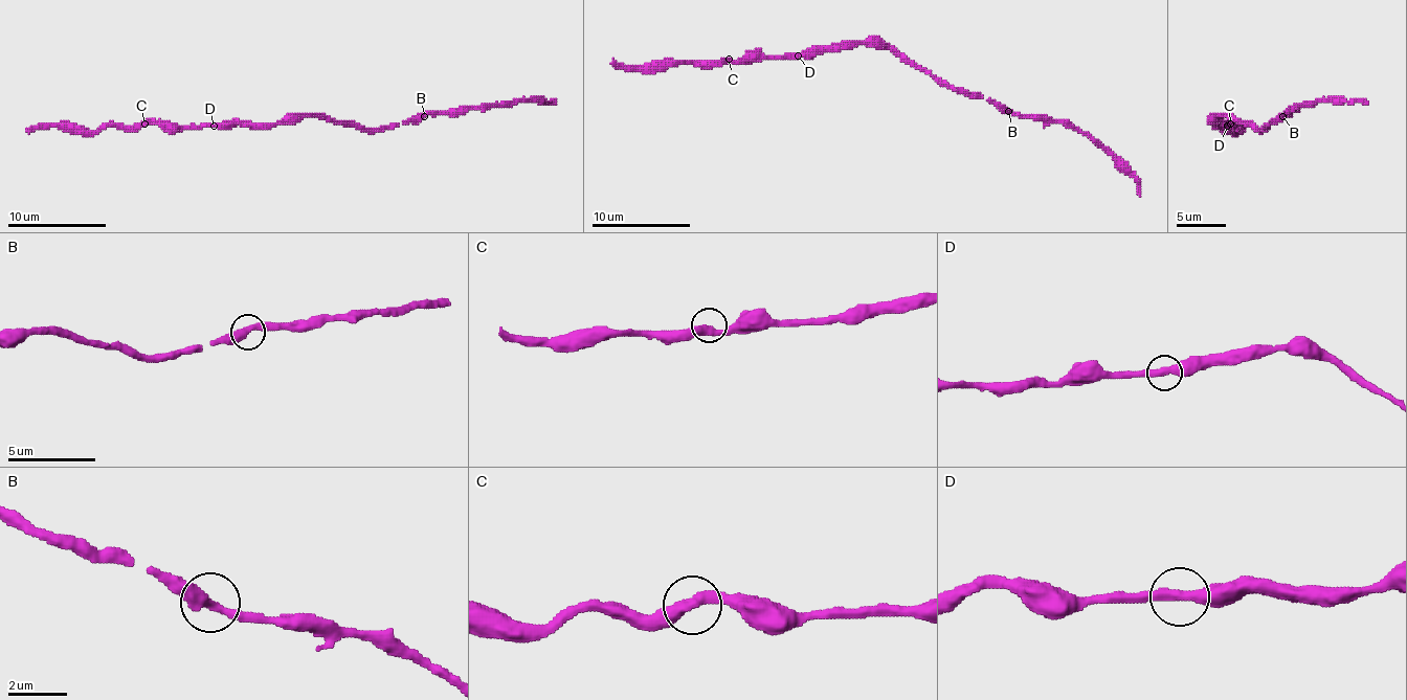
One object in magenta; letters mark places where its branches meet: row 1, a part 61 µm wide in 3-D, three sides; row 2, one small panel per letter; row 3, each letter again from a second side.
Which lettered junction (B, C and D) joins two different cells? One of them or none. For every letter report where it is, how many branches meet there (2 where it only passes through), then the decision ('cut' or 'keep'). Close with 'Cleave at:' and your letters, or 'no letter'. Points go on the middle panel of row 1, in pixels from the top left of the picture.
B: at (1008, 111); 2 branches meet; keep
C: at (729, 59); 2 branches meet; keep
D: at (798, 55); 2 branches meet; keep
Cleave at: no letter

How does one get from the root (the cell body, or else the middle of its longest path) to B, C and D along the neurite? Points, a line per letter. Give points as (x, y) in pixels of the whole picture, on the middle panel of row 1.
B: (901, 59), (913, 61), (955, 88), (978, 93), (1009, 110)
C: (901, 59), (889, 48), (867, 44), (832, 44), (783, 55), (743, 55), (736, 61), (729, 59)
D: (901, 59), (889, 48), (867, 44), (812, 46), (798, 55)

